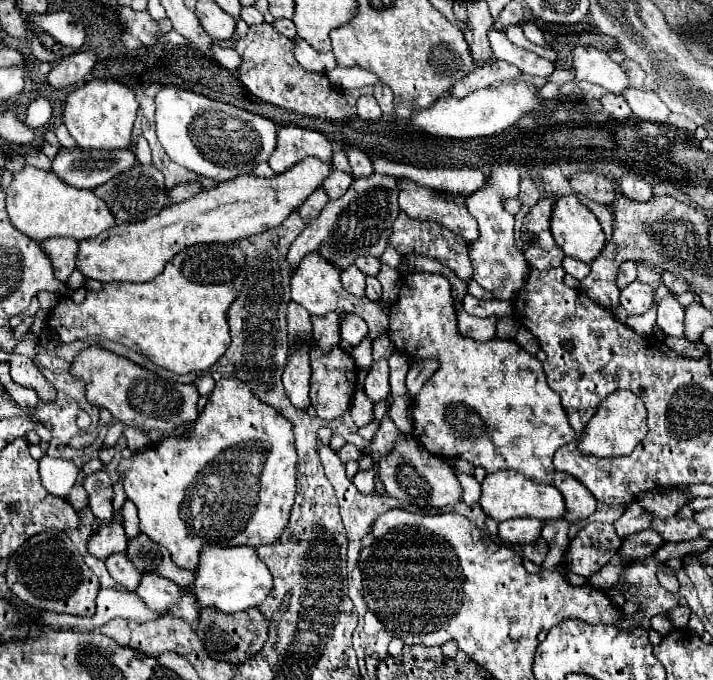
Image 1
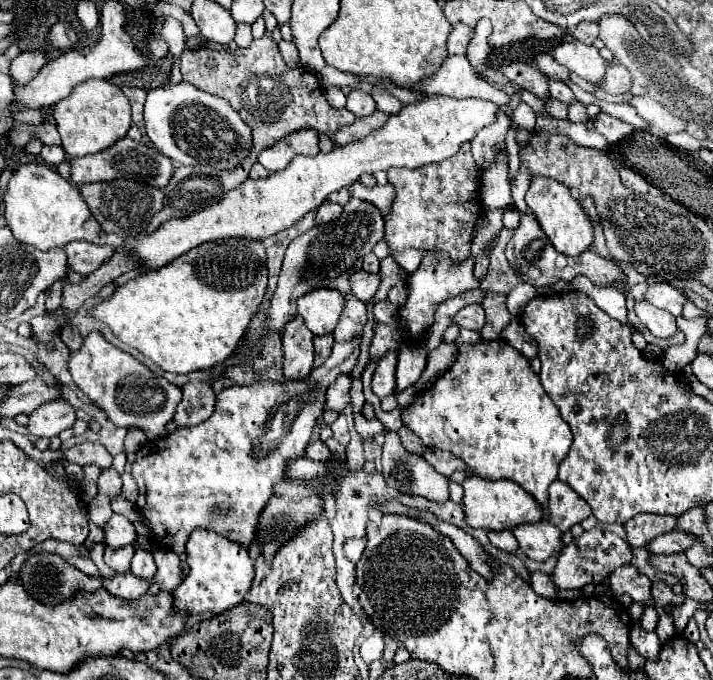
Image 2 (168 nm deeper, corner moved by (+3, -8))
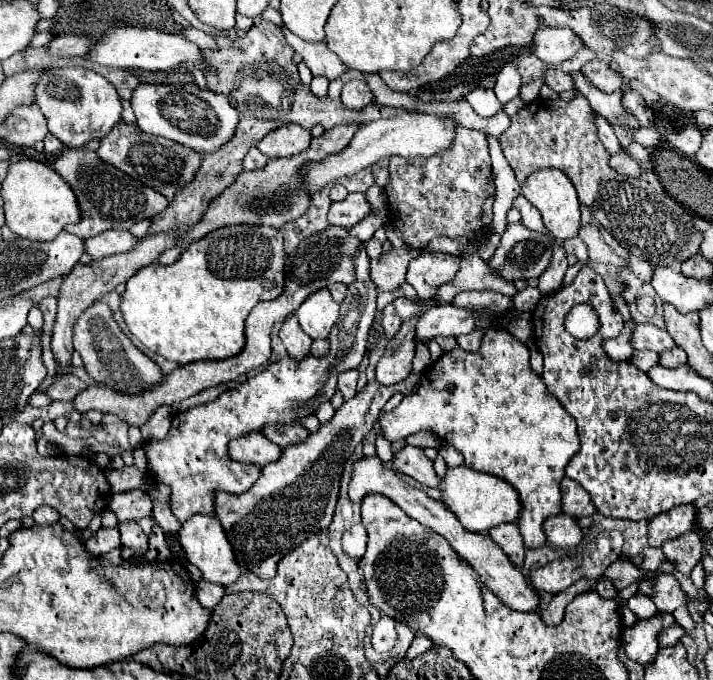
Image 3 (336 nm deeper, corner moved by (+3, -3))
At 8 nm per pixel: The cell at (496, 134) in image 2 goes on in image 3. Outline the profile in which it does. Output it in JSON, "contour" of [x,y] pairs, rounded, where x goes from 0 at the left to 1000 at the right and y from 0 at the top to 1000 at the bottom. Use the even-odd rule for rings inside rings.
{"contour":[[[710,91],[707,100],[698,106],[698,118],[696,118],[696,141],[704,153],[715,150],[721,141],[727,141],[727,132],[732,126],[732,115],[727,106],[727,97],[721,91]]]}

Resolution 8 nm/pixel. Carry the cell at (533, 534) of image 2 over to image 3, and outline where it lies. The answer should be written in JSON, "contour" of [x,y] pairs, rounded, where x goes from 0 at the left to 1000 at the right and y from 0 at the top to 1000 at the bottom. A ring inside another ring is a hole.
{"contour":[[[780,756],[763,768],[763,782],[769,791],[769,800],[777,806],[808,806],[819,785],[811,774],[808,762],[799,762],[797,756]]]}

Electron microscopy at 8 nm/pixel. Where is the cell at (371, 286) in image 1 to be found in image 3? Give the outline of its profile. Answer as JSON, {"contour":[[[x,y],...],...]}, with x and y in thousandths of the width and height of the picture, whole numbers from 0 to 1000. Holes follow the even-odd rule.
{"contour":[[[544,447],[544,450],[539,453],[539,471],[536,471],[536,479],[539,479],[541,497],[553,497],[553,494],[558,491],[561,479],[564,479],[564,471],[561,471],[561,465],[555,462],[555,456],[553,456],[550,447]]]}

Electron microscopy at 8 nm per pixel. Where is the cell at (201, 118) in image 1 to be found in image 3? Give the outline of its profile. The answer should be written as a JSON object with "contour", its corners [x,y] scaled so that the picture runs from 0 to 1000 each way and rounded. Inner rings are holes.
{"contour":[[[196,124],[185,135],[182,153],[199,194],[238,203],[286,226],[314,215],[328,200],[334,182],[334,165],[314,138],[281,132],[275,124]]]}

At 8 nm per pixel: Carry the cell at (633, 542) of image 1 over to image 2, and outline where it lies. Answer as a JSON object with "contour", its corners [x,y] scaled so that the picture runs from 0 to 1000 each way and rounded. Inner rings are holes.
{"contour":[[[940,781],[934,787],[926,787],[923,793],[914,793],[906,801],[906,810],[912,810],[914,816],[942,816],[942,813],[965,807],[968,801],[973,801],[973,793],[965,784]]]}

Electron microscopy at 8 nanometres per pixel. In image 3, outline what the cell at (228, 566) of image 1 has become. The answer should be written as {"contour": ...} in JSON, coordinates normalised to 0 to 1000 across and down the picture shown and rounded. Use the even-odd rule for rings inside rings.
{"contour":[[[272,756],[272,762],[266,762],[255,771],[250,788],[252,788],[255,806],[261,809],[264,826],[269,826],[272,832],[278,832],[283,838],[283,853],[292,853],[300,859],[314,859],[314,862],[323,862],[325,856],[334,853],[337,835],[331,829],[325,803],[320,797],[306,762],[289,759],[289,756]]]}

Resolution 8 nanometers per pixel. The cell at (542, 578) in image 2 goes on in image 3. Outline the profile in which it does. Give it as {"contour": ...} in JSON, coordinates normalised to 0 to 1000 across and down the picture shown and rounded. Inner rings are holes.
{"contour":[[[704,771],[687,779],[684,788],[704,806],[704,812],[712,818],[712,824],[721,832],[735,829],[735,800],[732,800],[732,788],[724,771]]]}

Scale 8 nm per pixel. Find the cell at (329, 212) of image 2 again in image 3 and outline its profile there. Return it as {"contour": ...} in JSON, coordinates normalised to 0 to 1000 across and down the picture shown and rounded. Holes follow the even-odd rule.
{"contour":[[[494,282],[485,288],[480,297],[466,297],[463,312],[460,312],[460,326],[468,332],[496,332],[508,321],[513,321],[522,312],[519,297],[513,294],[513,285],[508,282]]]}

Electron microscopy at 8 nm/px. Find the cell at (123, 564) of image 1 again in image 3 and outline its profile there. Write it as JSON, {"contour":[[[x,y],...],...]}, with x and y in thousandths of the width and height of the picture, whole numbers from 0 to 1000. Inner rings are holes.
{"contour":[[[140,776],[132,788],[126,788],[121,797],[121,806],[129,812],[129,815],[137,815],[137,818],[146,818],[151,815],[154,809],[165,806],[168,803],[168,785],[163,776]]]}

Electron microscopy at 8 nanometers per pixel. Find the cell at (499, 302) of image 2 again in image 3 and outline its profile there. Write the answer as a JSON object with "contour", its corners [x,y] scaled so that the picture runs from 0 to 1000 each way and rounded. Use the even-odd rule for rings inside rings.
{"contour":[[[659,488],[659,491],[651,491],[651,494],[642,494],[640,503],[642,503],[642,512],[654,515],[654,518],[668,518],[673,512],[673,500],[676,500],[676,491],[679,488]]]}

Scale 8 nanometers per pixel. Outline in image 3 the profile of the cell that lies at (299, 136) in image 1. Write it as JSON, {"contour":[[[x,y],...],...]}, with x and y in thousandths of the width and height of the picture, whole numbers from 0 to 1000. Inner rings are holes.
{"contour":[[[407,182],[407,185],[393,185],[390,191],[381,191],[359,215],[376,232],[401,232],[429,221],[435,215],[435,203],[438,203],[435,191],[418,182]]]}

